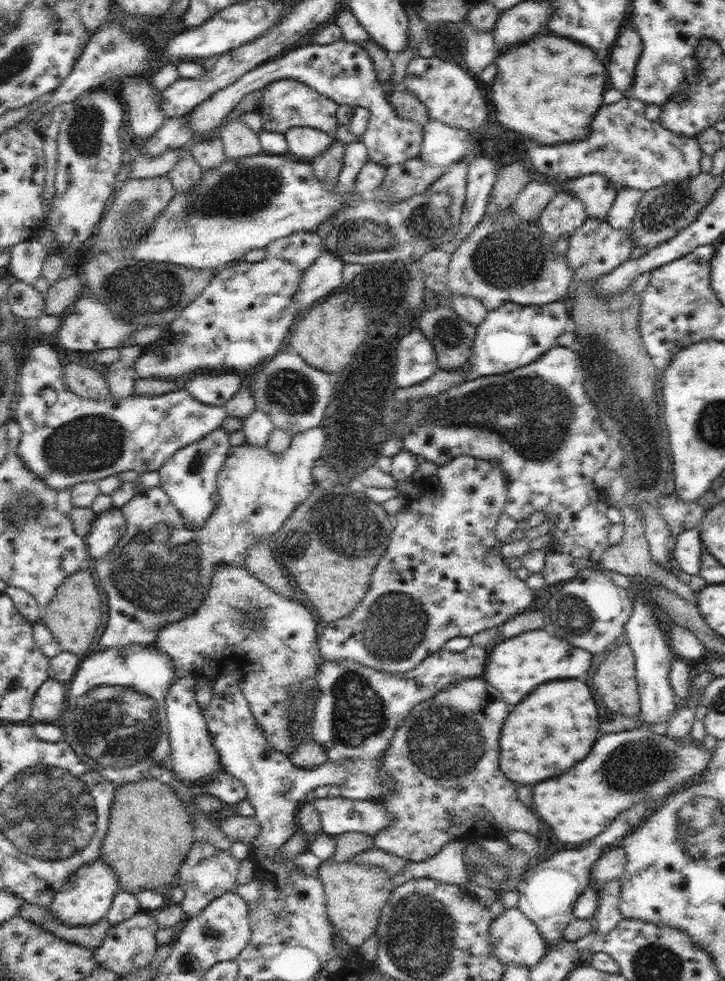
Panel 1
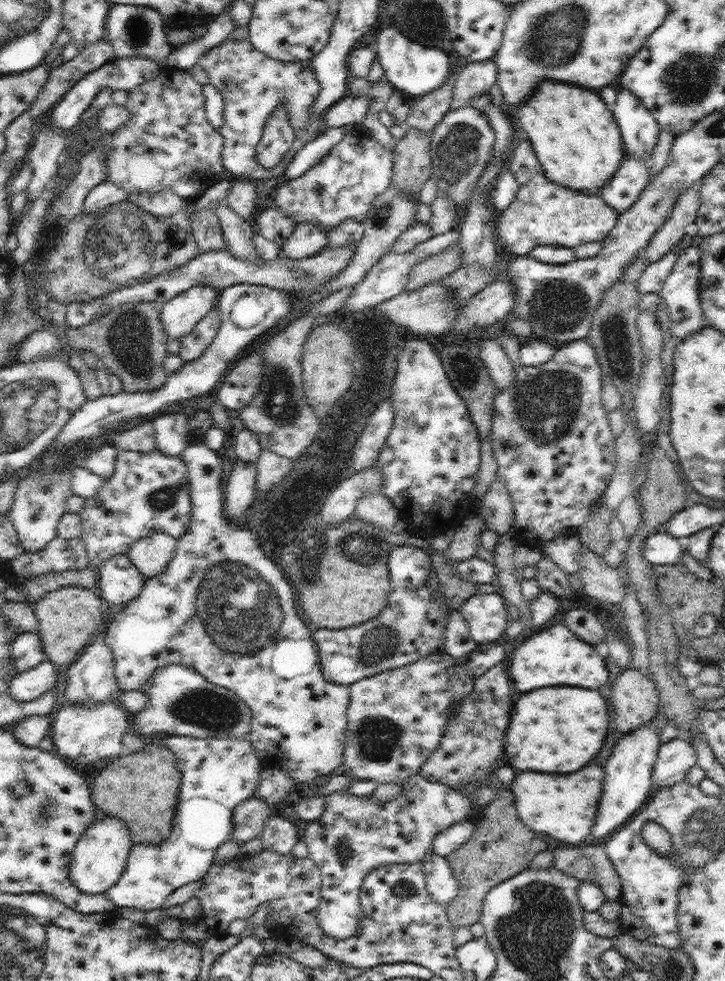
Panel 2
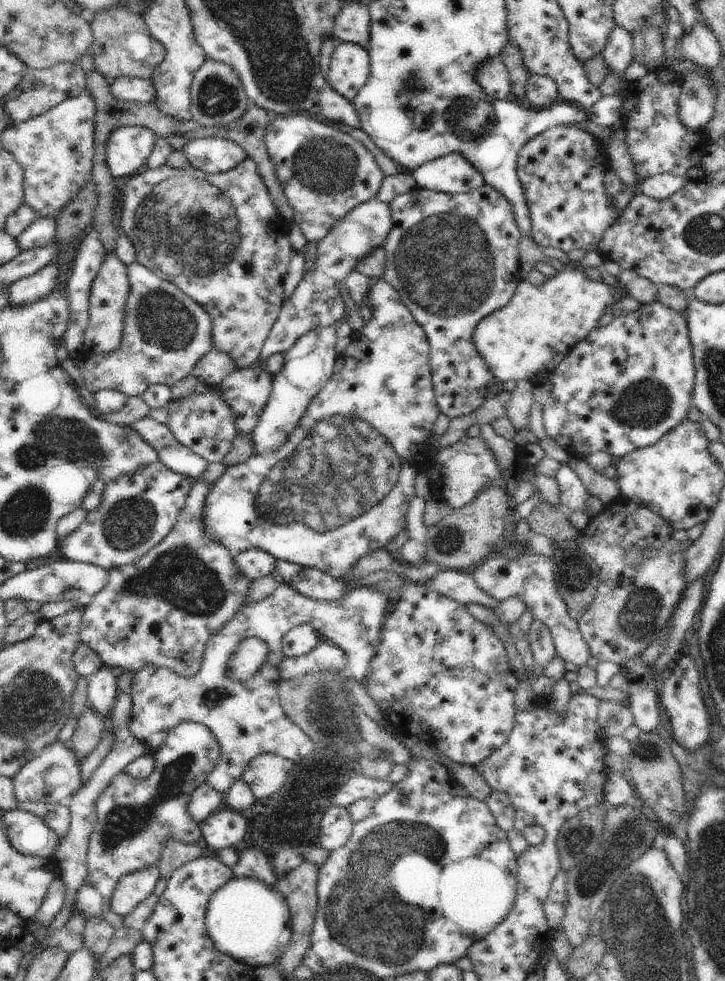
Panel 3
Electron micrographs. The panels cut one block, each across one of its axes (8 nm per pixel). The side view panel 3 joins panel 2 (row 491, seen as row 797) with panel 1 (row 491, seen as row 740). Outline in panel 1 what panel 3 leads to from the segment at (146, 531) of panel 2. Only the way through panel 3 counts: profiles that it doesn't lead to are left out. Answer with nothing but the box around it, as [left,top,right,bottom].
[157,427,232,530]

